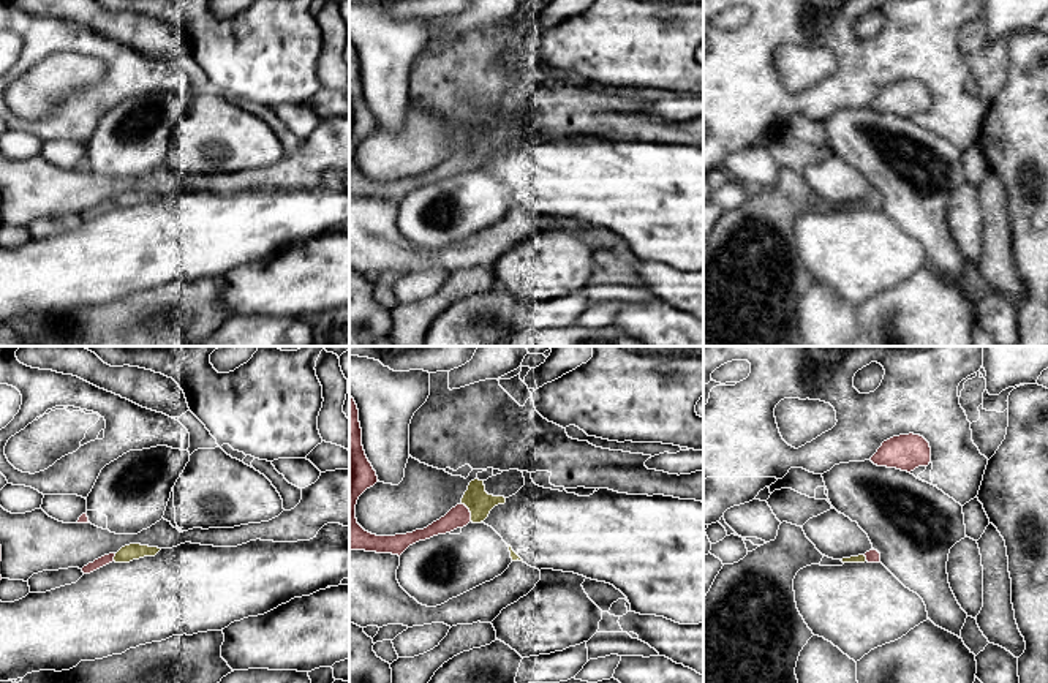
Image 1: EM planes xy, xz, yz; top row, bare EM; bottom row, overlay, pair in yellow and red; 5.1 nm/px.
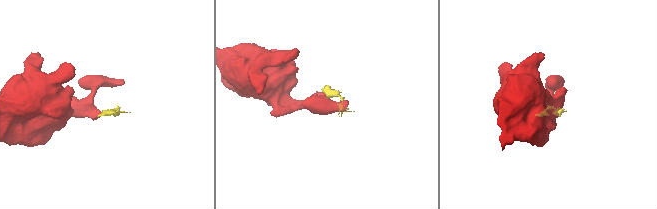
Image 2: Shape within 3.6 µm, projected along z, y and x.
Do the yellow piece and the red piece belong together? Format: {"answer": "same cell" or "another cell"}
{"answer": "same cell"}

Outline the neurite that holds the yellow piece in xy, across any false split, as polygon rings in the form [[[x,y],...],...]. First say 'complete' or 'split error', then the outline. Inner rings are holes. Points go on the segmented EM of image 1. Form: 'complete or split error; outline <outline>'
split error; outline [[[130,544],[122,547],[117,553],[109,553],[104,555],[93,563],[89,563],[87,566],[82,568],[84,574],[90,574],[112,561],[115,563],[130,563],[133,560],[139,560],[144,557],[155,557],[161,549],[158,547],[149,547],[149,545],[141,545],[141,544]]]

